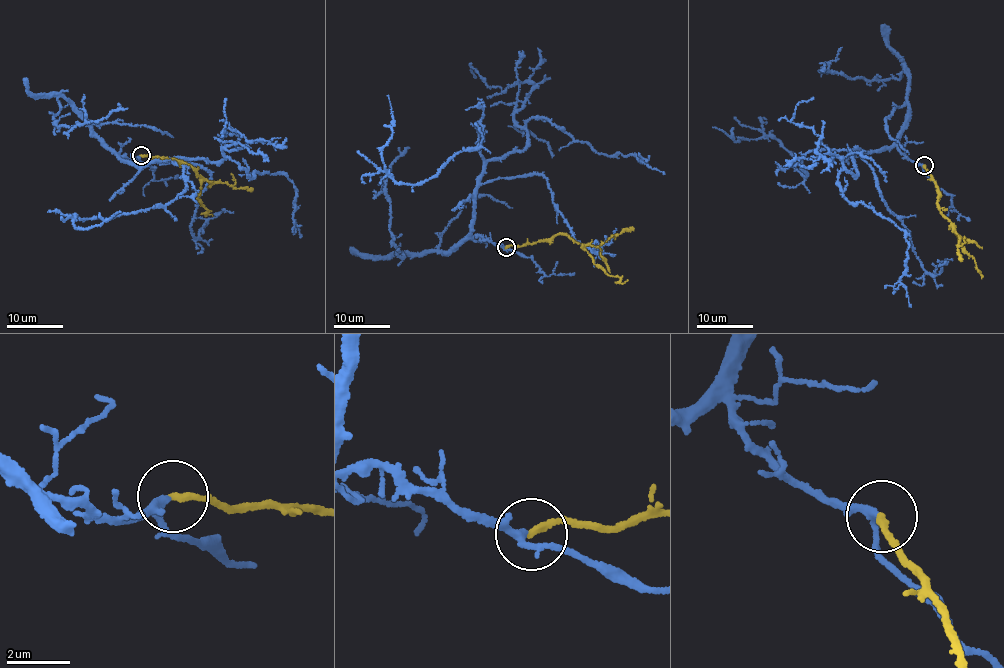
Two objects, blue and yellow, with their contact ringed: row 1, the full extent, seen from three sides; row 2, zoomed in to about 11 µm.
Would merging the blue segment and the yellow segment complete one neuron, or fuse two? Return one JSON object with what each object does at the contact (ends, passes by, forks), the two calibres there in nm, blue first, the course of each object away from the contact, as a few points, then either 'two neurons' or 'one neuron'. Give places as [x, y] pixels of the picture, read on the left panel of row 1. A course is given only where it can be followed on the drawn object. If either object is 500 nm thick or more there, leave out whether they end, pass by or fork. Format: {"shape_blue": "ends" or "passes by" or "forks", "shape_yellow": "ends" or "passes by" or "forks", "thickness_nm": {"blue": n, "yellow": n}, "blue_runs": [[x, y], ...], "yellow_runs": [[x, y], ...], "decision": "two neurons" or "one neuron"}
{"shape_blue": "passes by", "shape_yellow": "ends", "thickness_nm": {"blue": 200, "yellow": 200}, "blue_runs": [[140, 155], [119, 157], [138, 168], [170, 158], [185, 191], [114, 217], [75, 216], [74, 227], [119, 212]], "yellow_runs": [[141, 155], [174, 157], [195, 170], [201, 177], [198, 200], [207, 210], [206, 214], [212, 216]], "decision": "one neuron"}

